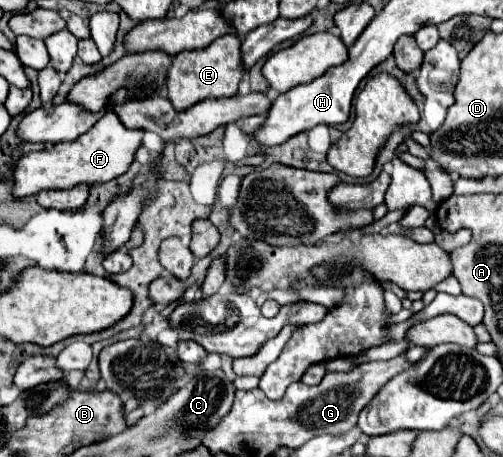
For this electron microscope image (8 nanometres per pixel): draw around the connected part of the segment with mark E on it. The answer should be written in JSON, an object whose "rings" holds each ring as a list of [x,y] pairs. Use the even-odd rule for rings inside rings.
{"rings":[[[225,34],[207,48],[177,54],[167,72],[167,88],[169,88],[169,100],[173,108],[187,110],[189,106],[205,98],[223,98],[223,96],[237,94],[239,82],[243,78],[239,48],[241,48],[241,40],[235,34]]]}

